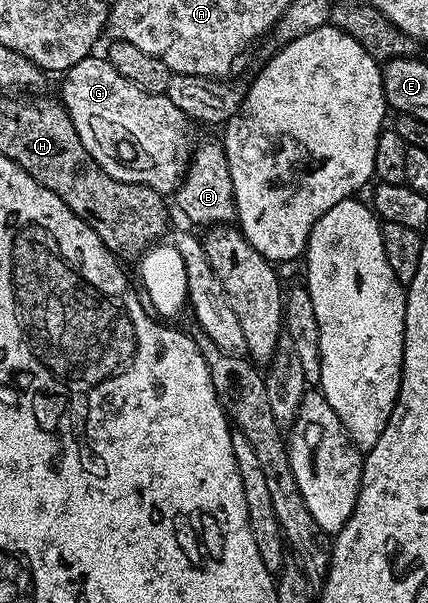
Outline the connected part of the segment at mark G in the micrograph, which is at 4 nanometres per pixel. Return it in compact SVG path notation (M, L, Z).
M90 56L64 71L59 101L69 114L71 124L98 166L107 176L120 182L149 186L162 196L169 196L179 185L177 149L181 146L183 113L167 94L143 92L131 80L123 80L104 57Z

